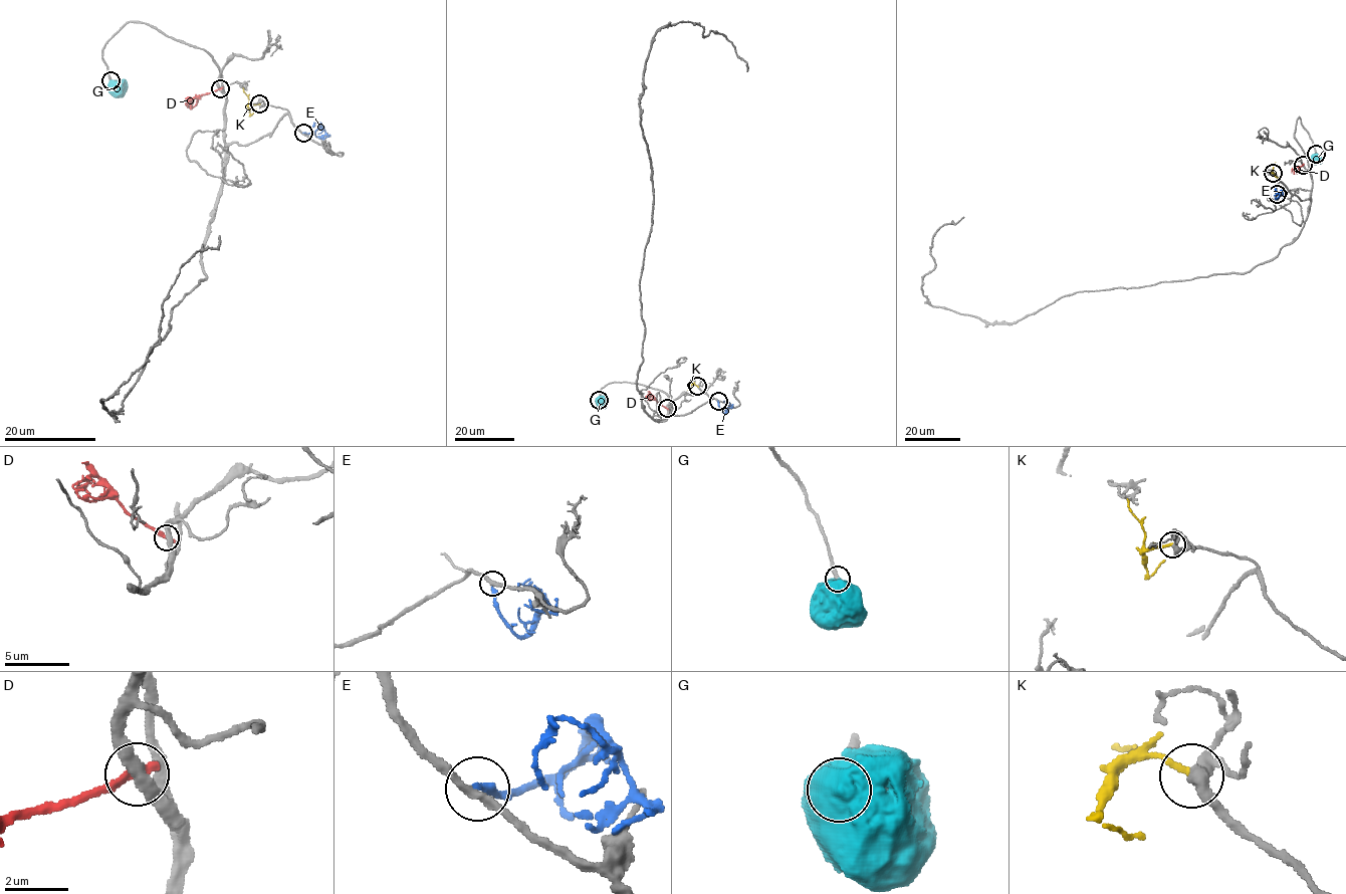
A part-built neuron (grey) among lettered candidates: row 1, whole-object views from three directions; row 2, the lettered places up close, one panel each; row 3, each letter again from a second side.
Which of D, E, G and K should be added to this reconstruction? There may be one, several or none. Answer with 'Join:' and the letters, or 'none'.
Join: G

